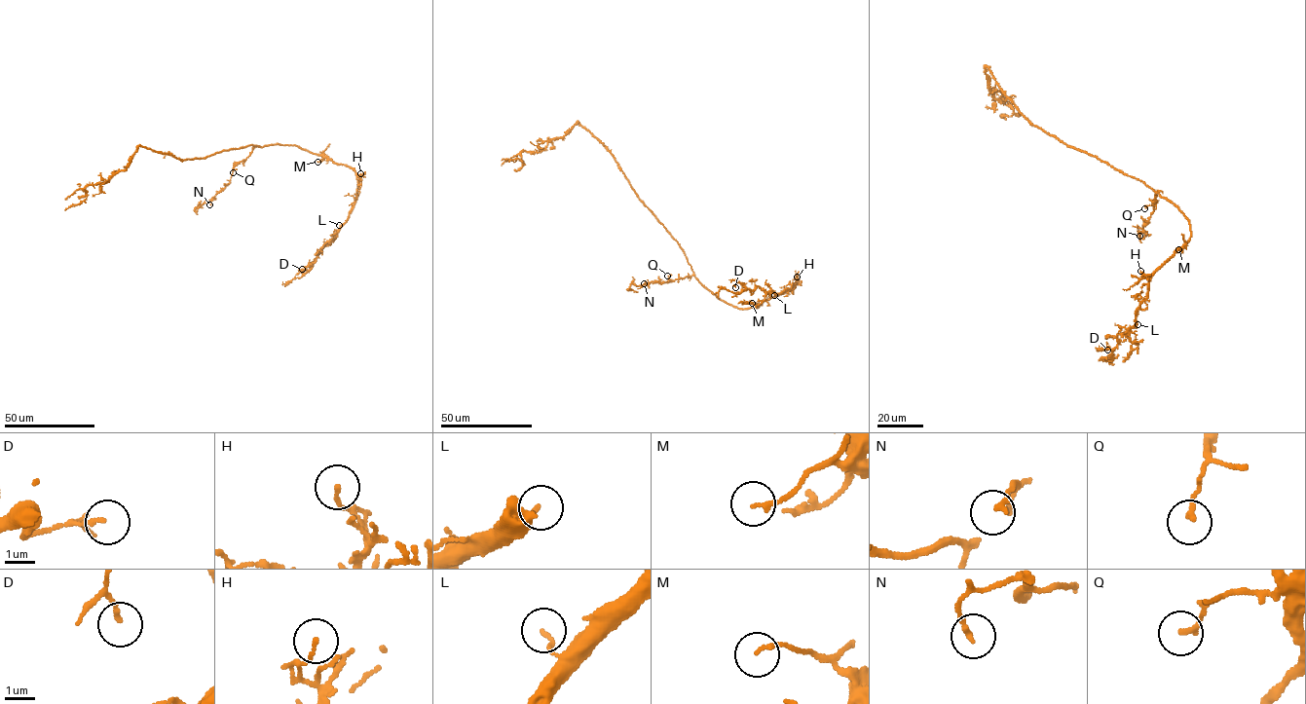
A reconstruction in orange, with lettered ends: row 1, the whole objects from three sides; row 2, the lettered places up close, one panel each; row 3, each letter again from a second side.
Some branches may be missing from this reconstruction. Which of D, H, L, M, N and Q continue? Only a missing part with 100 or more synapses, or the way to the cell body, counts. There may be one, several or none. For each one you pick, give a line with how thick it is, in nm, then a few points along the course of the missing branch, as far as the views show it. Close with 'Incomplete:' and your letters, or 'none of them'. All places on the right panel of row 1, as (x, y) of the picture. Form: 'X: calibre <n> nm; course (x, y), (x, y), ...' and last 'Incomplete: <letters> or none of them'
Incomplete: none of them

